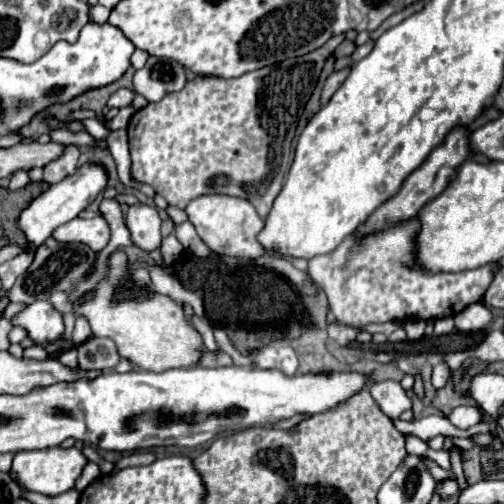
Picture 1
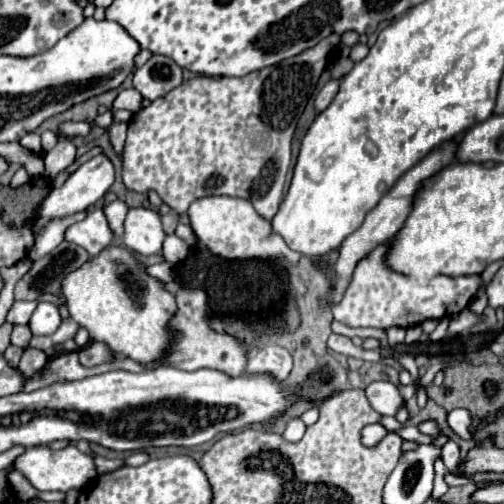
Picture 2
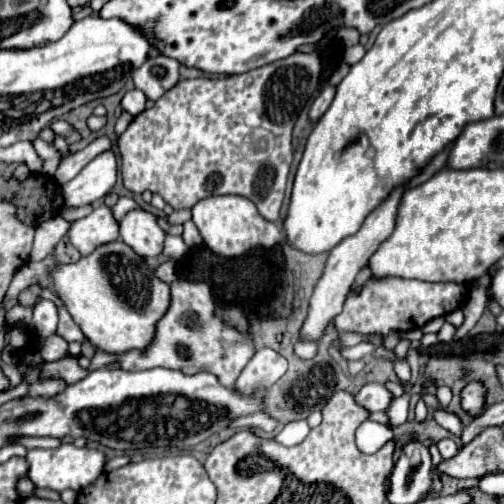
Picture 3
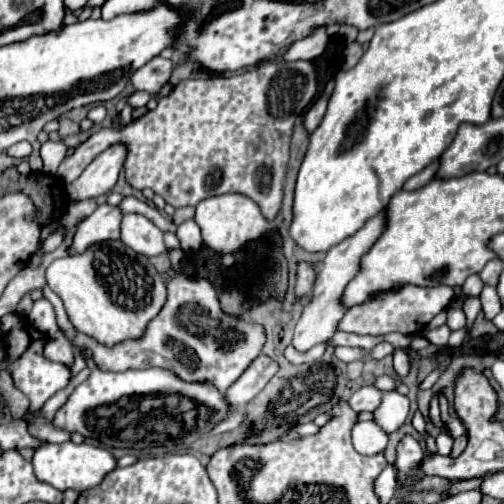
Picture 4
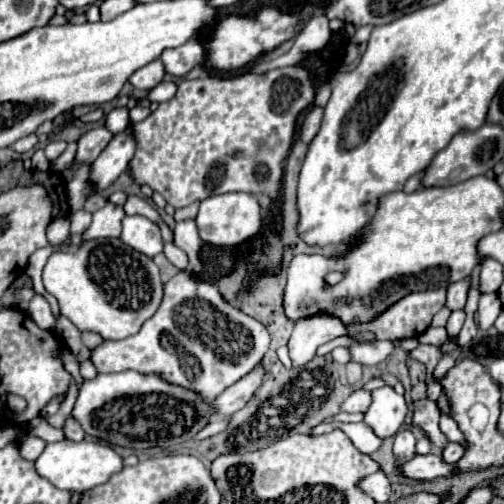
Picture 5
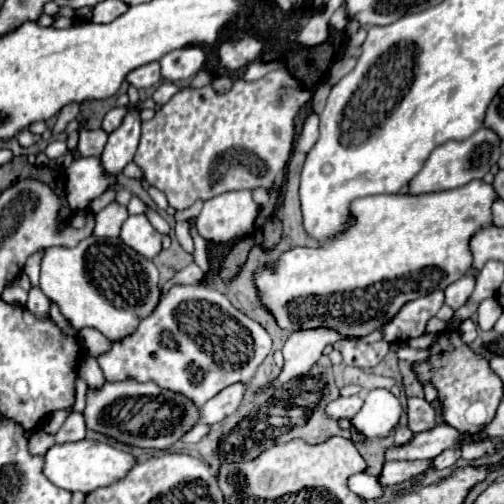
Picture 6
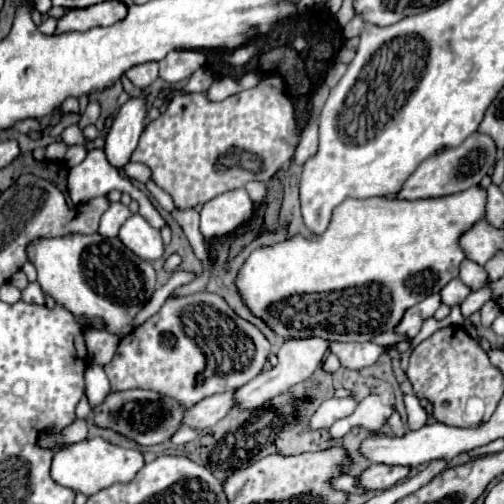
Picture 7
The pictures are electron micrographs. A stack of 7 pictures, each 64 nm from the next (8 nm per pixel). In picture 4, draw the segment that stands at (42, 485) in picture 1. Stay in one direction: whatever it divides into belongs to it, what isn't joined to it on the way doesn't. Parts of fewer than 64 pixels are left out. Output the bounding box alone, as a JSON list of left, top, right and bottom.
[32,442,116,490]

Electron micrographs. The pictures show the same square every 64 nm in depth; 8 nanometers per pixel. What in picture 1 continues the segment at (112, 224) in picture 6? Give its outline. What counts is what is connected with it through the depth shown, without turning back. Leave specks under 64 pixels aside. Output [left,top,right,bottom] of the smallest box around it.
[52,214,110,252]

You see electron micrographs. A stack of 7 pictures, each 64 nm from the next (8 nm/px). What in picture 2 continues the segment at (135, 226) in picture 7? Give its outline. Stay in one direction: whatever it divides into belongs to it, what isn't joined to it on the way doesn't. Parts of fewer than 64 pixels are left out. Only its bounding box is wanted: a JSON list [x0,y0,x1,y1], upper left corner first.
[124,208,164,256]

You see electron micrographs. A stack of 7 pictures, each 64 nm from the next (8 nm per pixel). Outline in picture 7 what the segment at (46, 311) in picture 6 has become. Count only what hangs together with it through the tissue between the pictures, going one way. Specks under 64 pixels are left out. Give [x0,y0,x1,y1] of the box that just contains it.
[22,282,44,304]

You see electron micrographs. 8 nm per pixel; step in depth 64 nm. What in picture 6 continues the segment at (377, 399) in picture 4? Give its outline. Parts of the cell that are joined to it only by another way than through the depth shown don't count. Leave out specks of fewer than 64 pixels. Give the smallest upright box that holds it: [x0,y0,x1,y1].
[326,394,364,418]

